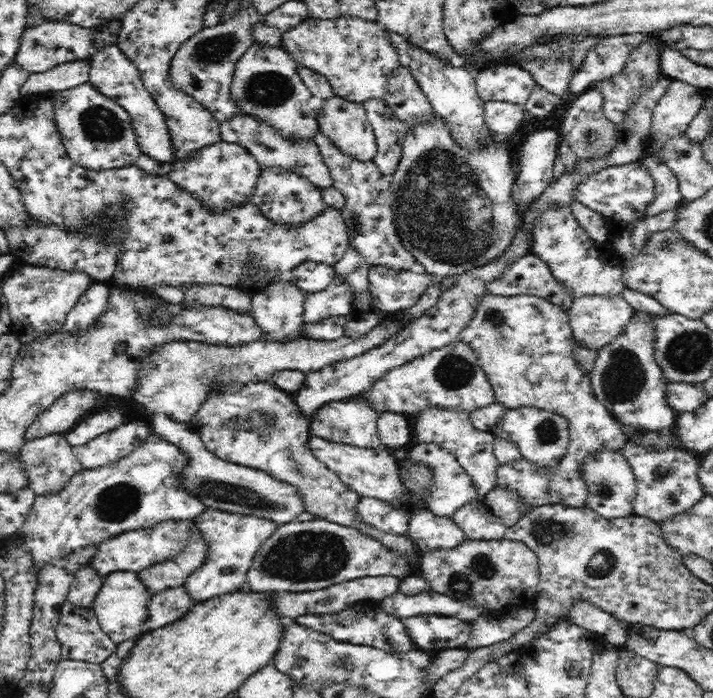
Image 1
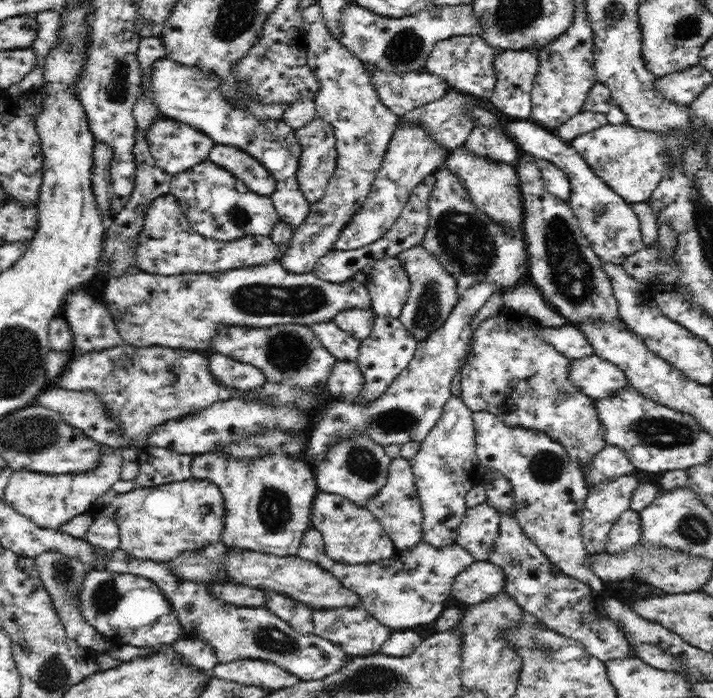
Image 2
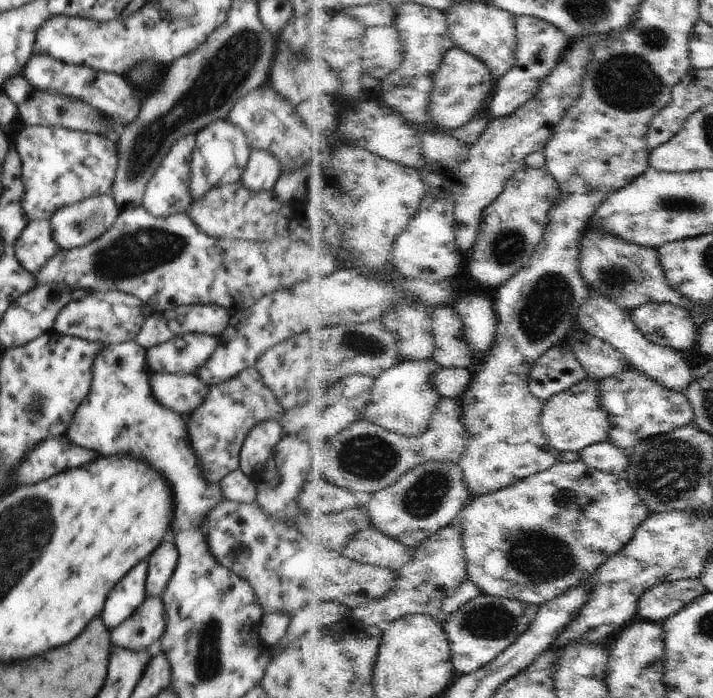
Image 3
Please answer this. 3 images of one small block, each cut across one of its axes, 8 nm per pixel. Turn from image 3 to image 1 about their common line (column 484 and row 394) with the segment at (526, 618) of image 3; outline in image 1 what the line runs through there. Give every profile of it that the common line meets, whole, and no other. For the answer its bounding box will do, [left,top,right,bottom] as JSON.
[590,310,678,431]

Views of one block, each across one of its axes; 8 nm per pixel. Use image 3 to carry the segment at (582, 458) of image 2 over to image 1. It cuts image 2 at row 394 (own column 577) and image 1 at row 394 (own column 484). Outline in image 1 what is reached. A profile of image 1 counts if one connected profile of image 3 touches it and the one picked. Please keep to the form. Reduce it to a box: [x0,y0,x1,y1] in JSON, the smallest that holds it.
[459,292,627,507]

